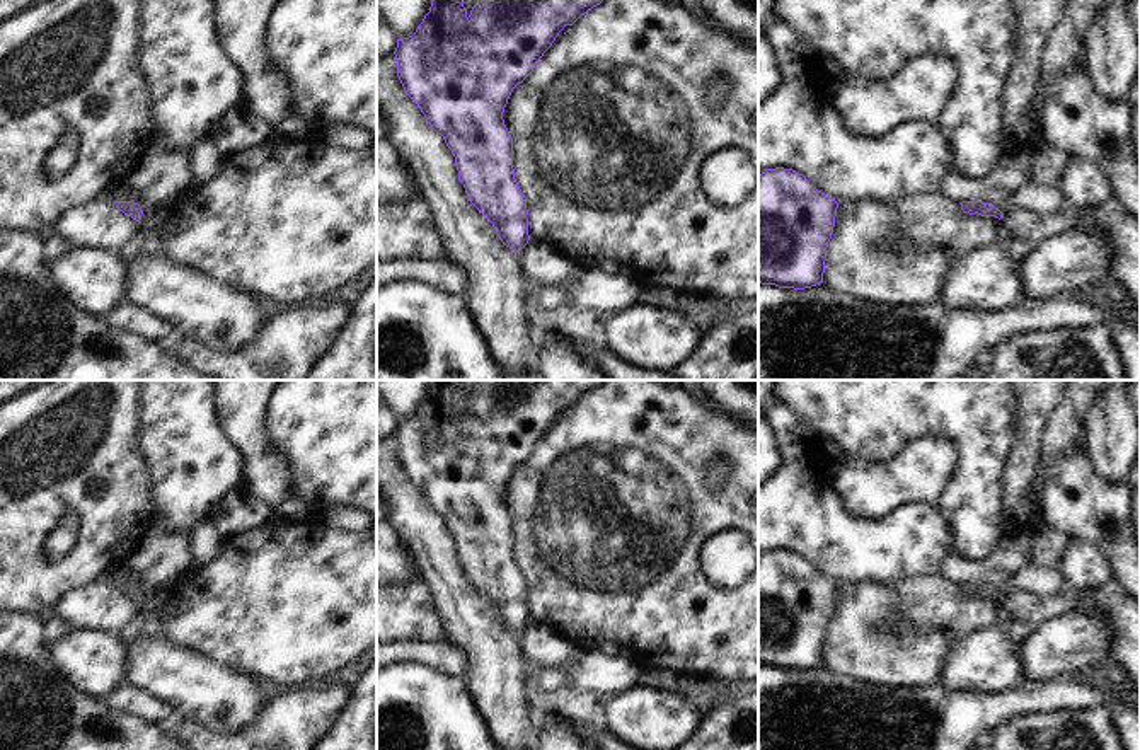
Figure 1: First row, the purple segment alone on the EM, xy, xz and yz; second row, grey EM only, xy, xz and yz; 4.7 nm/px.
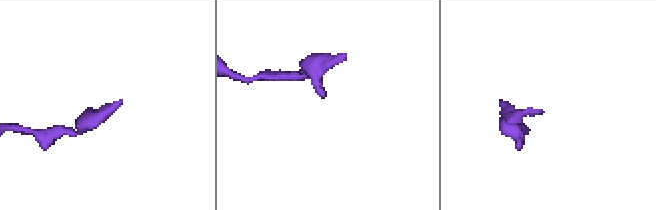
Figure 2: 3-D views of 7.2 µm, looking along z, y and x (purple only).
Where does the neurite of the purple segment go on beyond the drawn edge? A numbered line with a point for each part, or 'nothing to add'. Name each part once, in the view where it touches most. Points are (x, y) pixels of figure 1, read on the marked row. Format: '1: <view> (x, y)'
nothing to add

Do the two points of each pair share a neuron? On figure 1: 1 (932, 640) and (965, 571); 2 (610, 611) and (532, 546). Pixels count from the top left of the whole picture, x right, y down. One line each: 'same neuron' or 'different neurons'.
1: different neurons
2: same neuron

